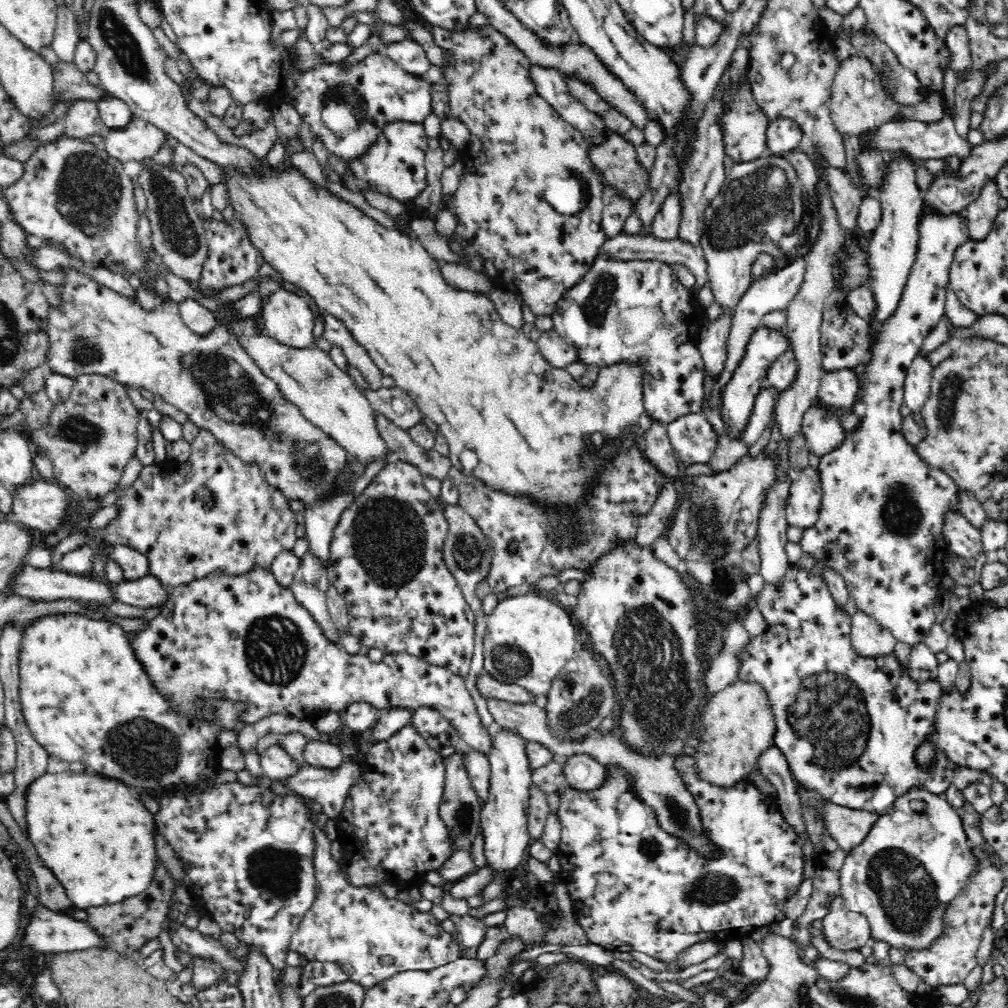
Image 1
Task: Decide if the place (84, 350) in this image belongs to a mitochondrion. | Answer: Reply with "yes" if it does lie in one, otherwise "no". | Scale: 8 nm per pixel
yes

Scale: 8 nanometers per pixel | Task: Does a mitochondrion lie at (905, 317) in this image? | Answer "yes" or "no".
no

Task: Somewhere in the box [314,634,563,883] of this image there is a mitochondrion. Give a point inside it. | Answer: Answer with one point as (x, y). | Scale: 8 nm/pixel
(511, 662)

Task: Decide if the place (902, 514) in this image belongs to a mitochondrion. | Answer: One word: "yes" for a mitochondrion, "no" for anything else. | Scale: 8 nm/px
yes

